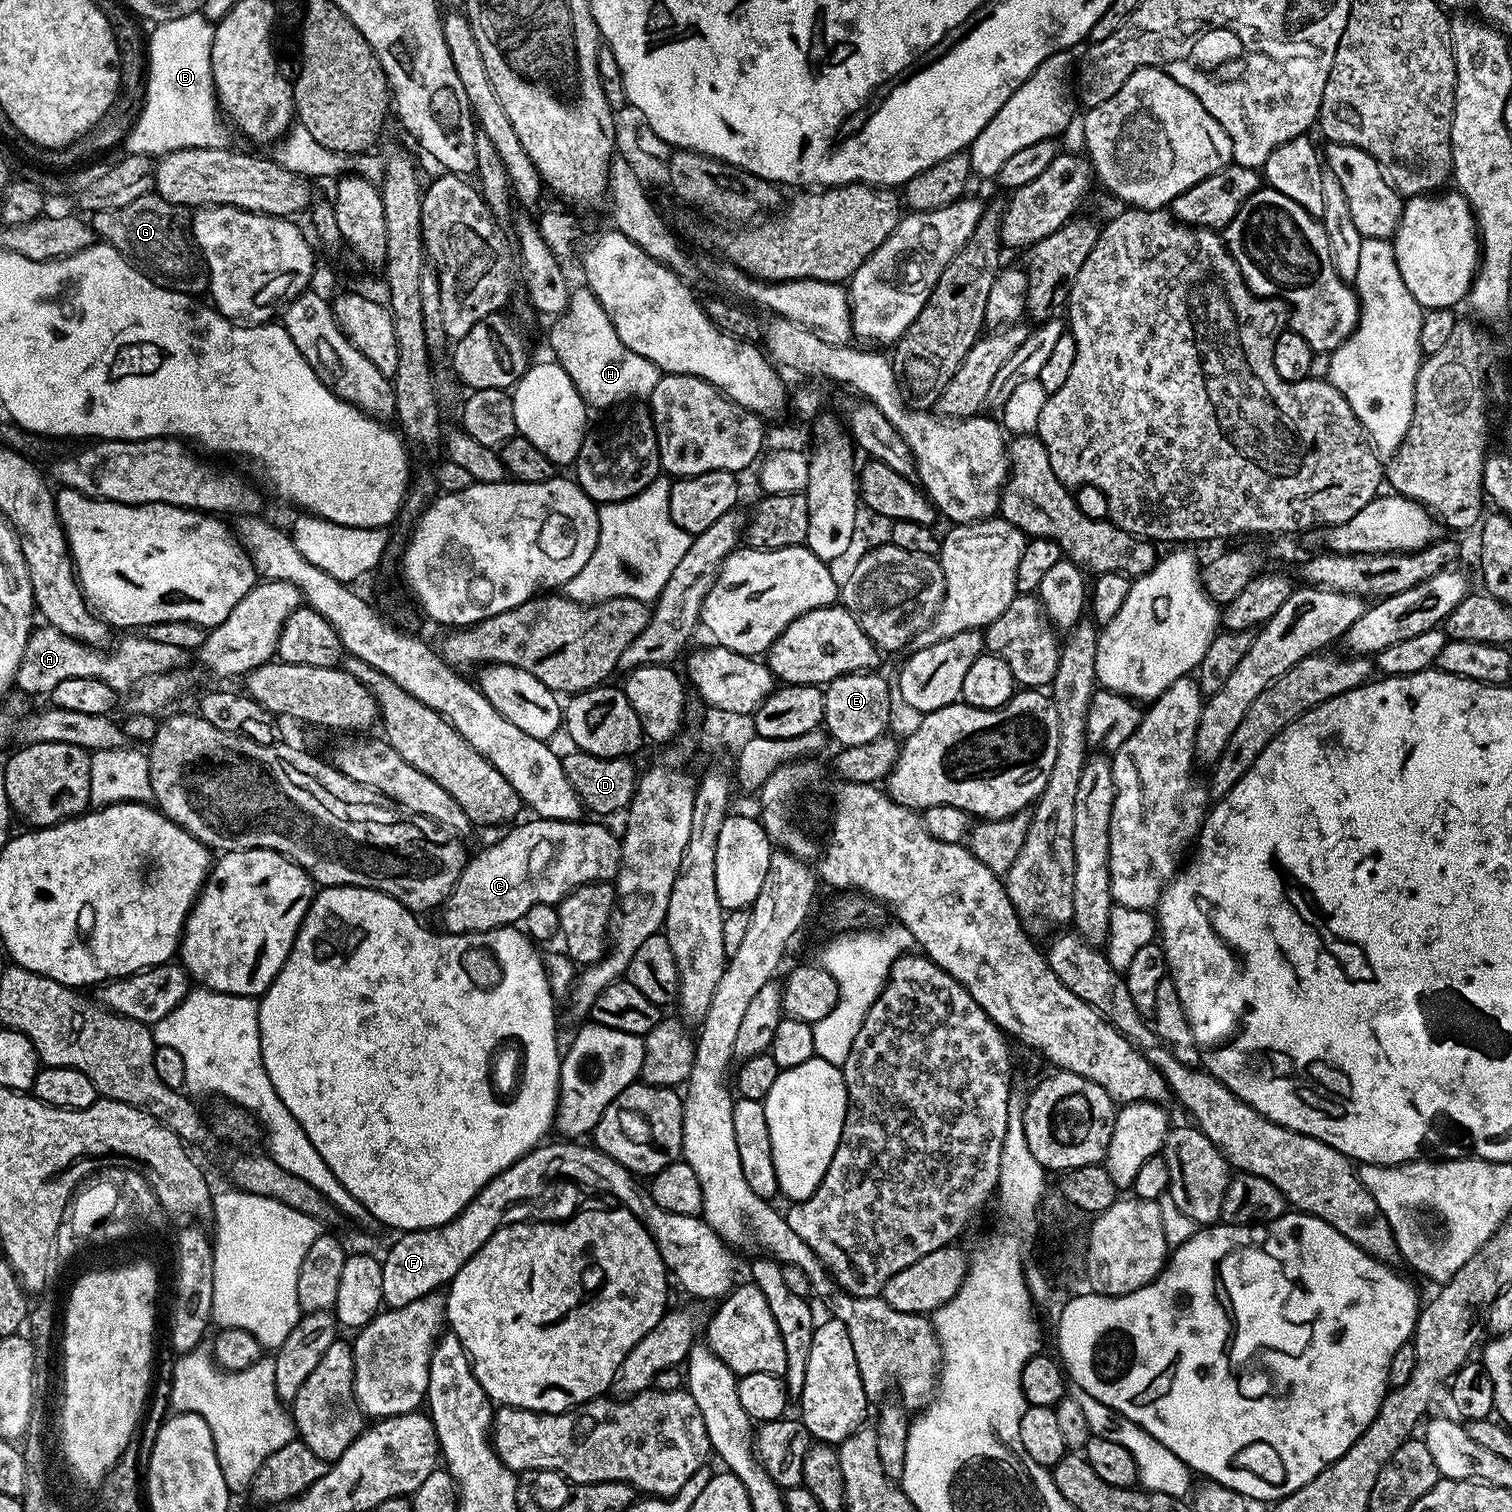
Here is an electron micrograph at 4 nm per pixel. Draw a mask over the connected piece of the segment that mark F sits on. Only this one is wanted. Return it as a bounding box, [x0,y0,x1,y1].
[382,1142,736,1310]

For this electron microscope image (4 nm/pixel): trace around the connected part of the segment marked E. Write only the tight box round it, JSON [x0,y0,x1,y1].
[823,671,892,748]

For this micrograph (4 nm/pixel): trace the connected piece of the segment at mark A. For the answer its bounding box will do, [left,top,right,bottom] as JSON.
[16,624,190,696]

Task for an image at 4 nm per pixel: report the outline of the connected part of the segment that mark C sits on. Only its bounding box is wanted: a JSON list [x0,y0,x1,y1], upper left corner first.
[438,818,622,936]

